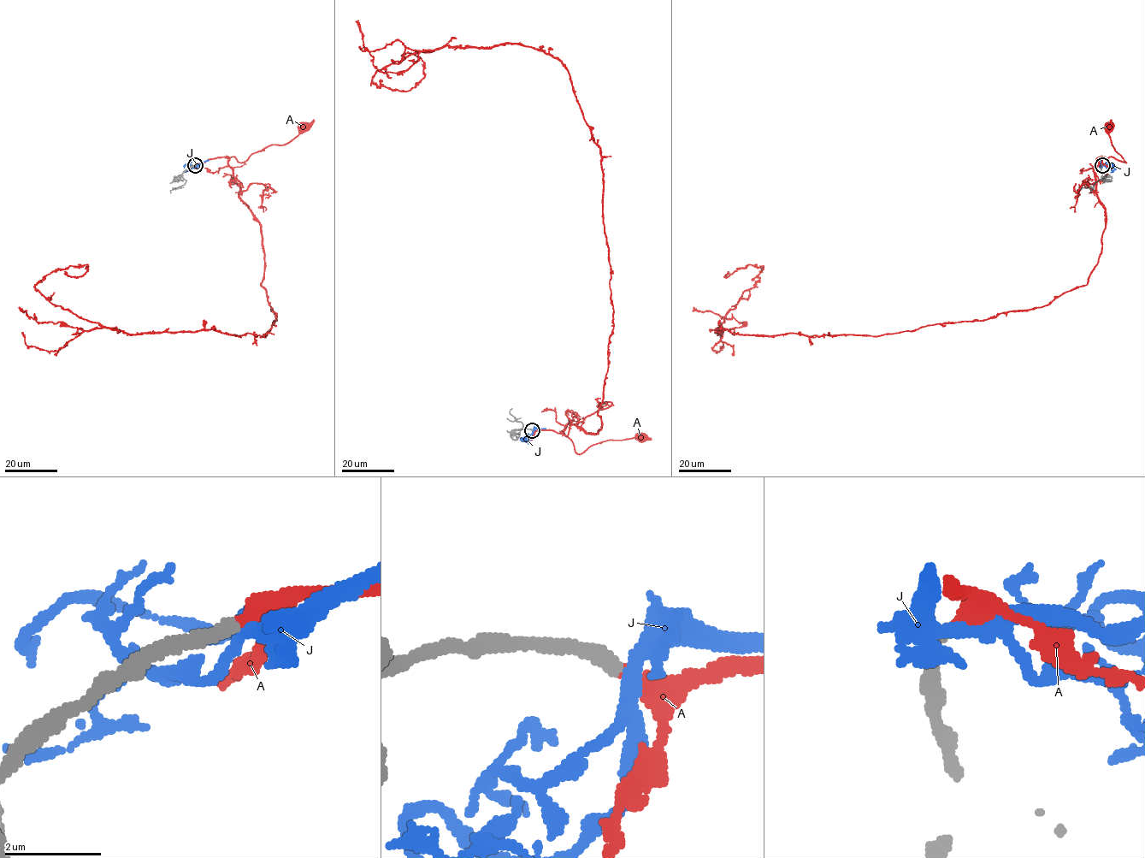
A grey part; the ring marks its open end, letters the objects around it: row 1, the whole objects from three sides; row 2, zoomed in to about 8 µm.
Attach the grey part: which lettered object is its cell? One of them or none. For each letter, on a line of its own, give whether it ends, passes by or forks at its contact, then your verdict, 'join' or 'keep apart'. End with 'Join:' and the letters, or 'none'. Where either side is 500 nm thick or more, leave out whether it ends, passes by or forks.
A: it ends; join
J: it forks; keep apart
Join: A

